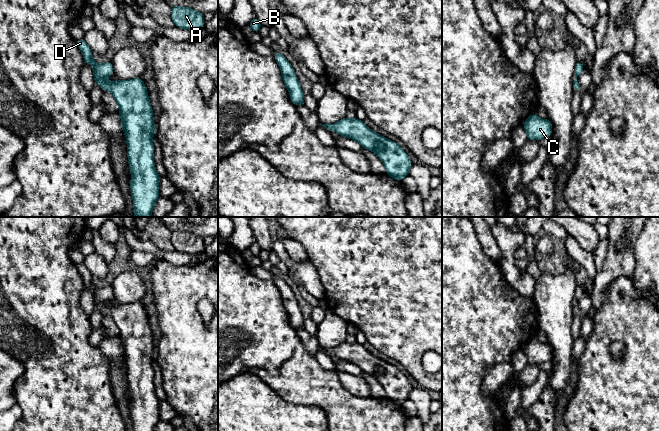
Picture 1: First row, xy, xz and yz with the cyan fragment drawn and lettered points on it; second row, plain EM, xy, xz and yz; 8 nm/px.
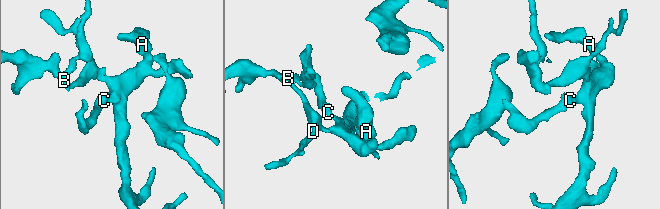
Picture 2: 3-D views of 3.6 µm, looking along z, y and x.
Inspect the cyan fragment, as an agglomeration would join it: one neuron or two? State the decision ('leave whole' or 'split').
leave whole

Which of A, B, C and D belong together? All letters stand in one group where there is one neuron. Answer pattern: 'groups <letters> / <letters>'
groups A B C D

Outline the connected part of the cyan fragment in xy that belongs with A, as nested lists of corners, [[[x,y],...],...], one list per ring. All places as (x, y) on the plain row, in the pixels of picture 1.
[[[171,230],[170,240],[176,251],[192,256],[204,251],[205,248],[203,237],[189,231]]]

